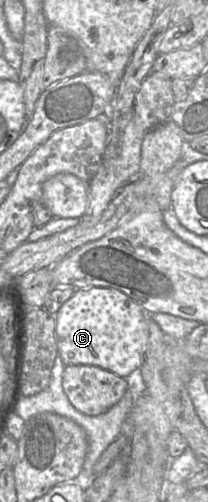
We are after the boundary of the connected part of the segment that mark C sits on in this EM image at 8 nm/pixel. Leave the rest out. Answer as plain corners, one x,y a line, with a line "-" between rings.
114,288
77,289
55,314
58,355
67,365
97,366
127,378
143,362
147,314
133,299

